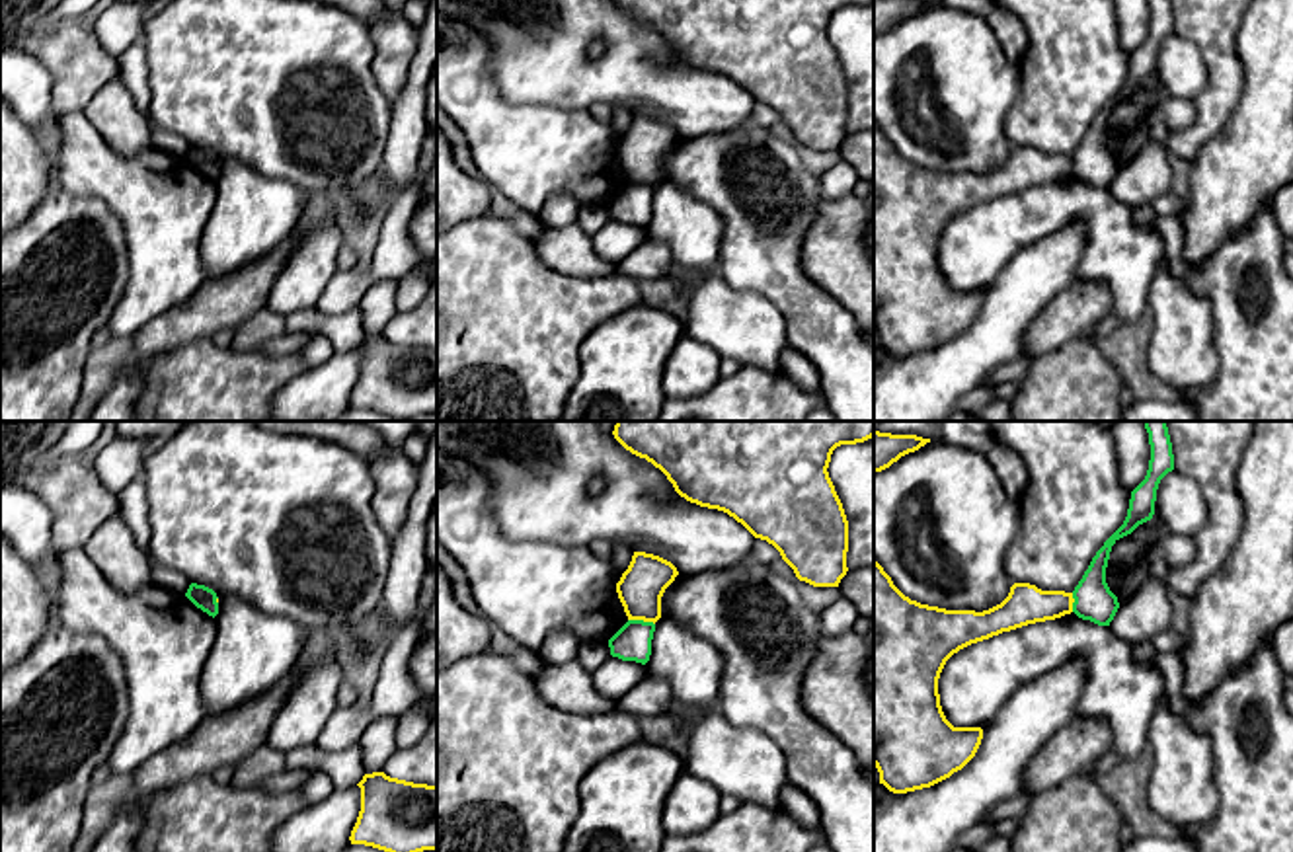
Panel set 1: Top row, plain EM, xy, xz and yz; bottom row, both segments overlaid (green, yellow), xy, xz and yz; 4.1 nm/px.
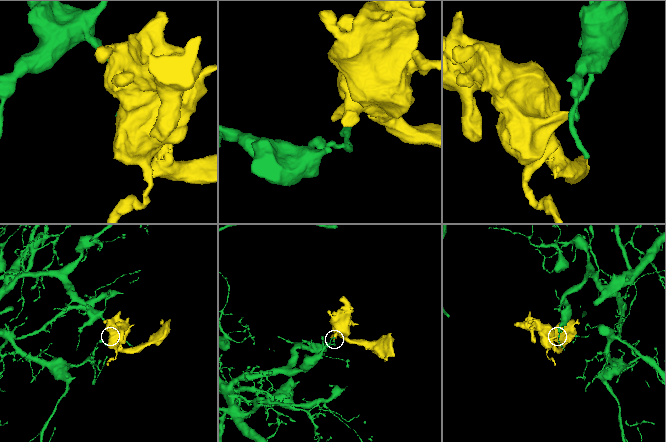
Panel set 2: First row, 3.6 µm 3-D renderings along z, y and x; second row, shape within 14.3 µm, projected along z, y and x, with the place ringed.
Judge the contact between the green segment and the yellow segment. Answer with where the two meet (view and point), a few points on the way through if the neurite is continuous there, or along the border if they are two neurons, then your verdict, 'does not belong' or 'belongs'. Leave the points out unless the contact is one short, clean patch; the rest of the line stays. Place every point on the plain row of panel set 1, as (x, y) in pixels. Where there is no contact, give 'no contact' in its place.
xz (642, 184) | does not belong

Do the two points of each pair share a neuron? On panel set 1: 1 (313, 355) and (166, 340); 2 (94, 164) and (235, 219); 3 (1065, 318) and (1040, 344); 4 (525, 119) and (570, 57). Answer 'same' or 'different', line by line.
1: different
2: different
3: same
4: different

